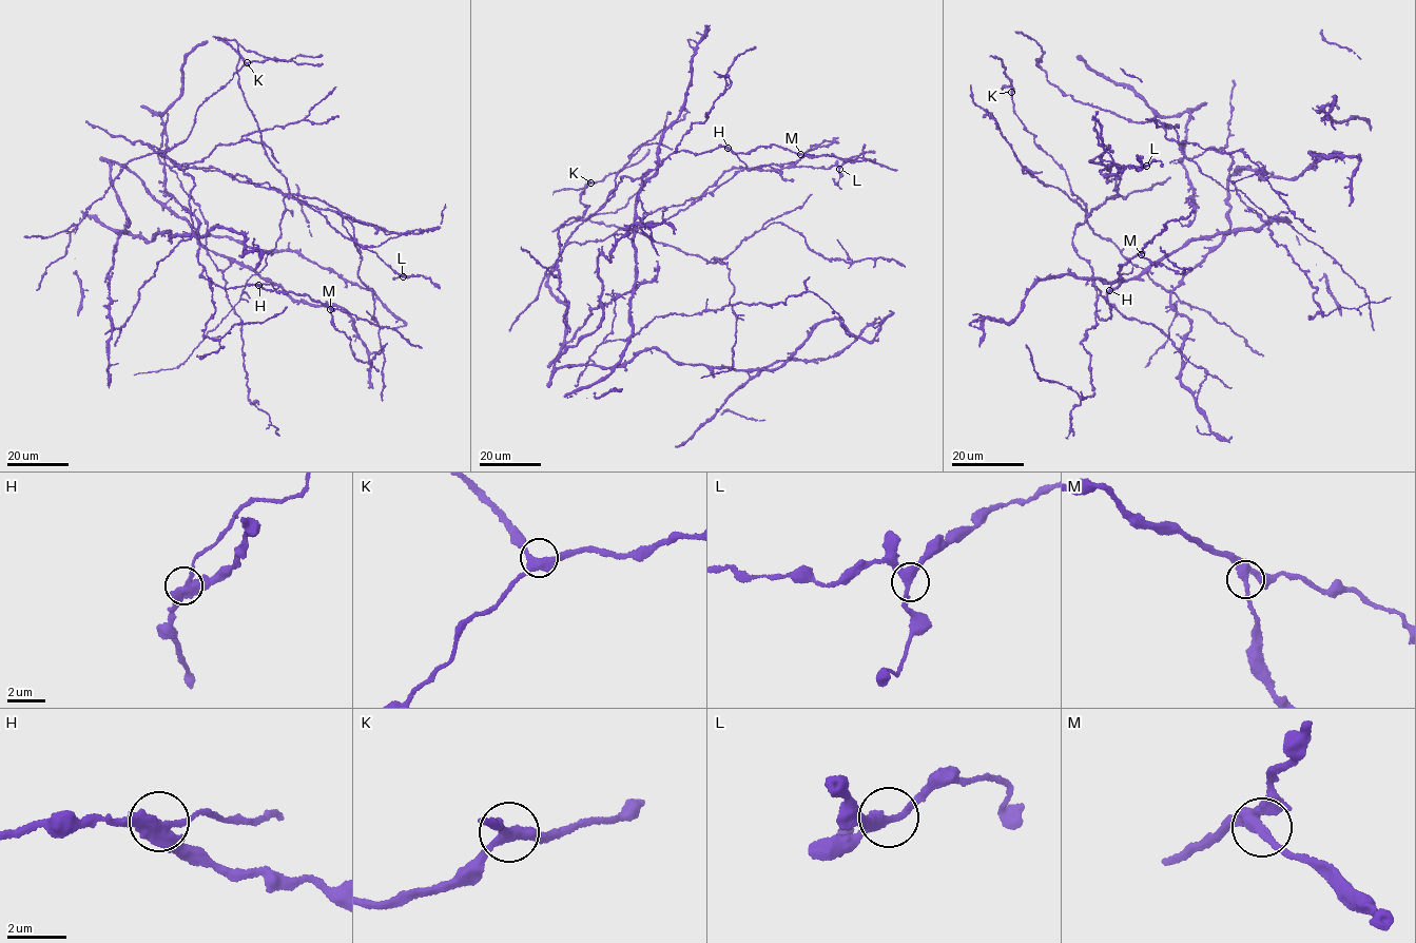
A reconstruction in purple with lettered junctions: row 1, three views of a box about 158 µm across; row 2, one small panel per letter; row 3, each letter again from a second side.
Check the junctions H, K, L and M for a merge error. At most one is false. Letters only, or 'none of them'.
H

